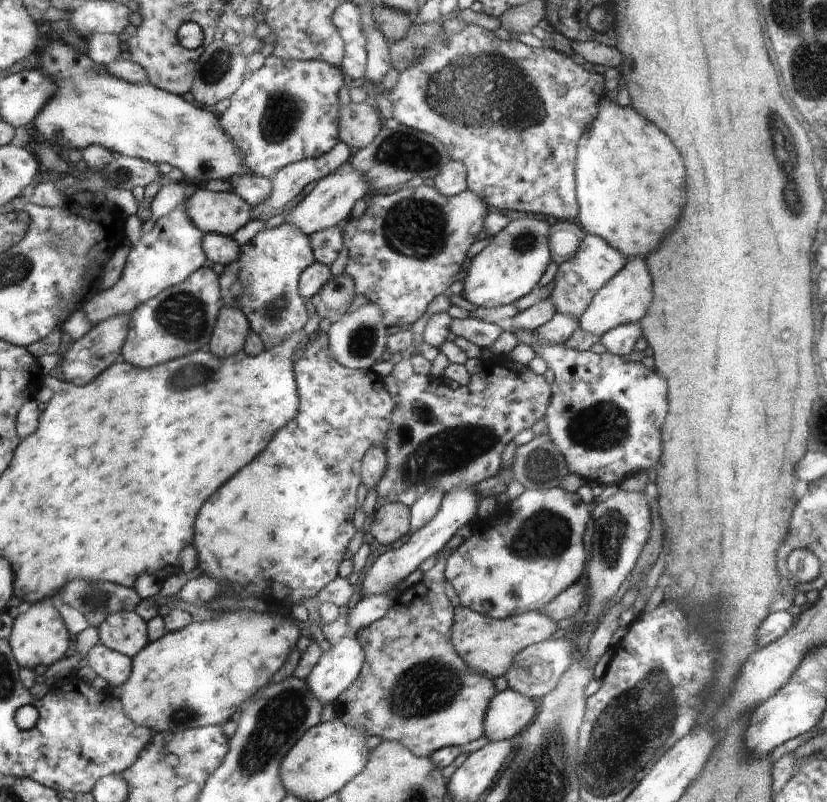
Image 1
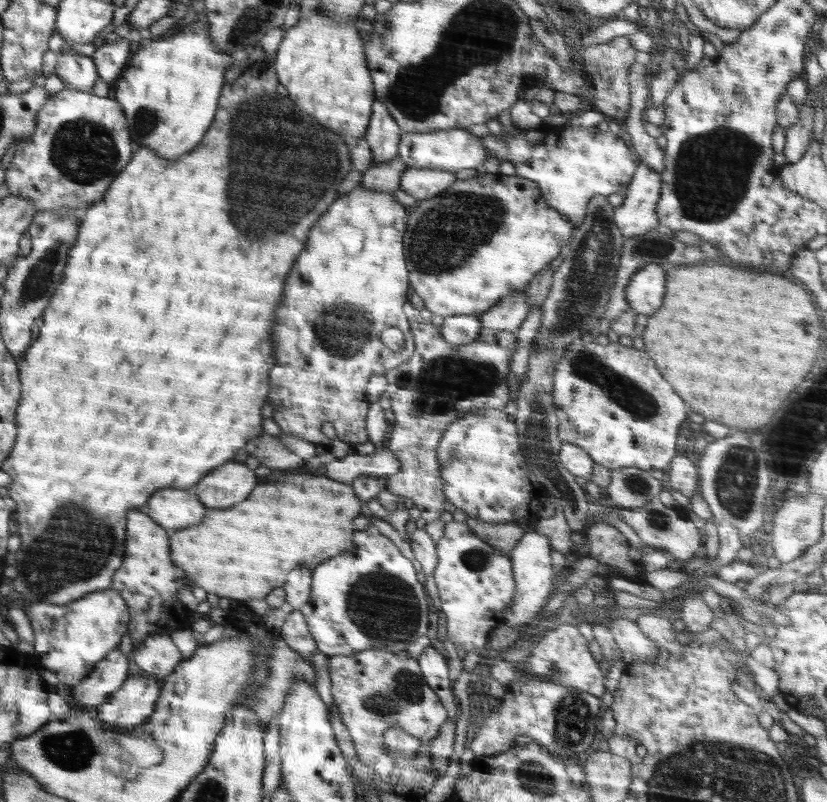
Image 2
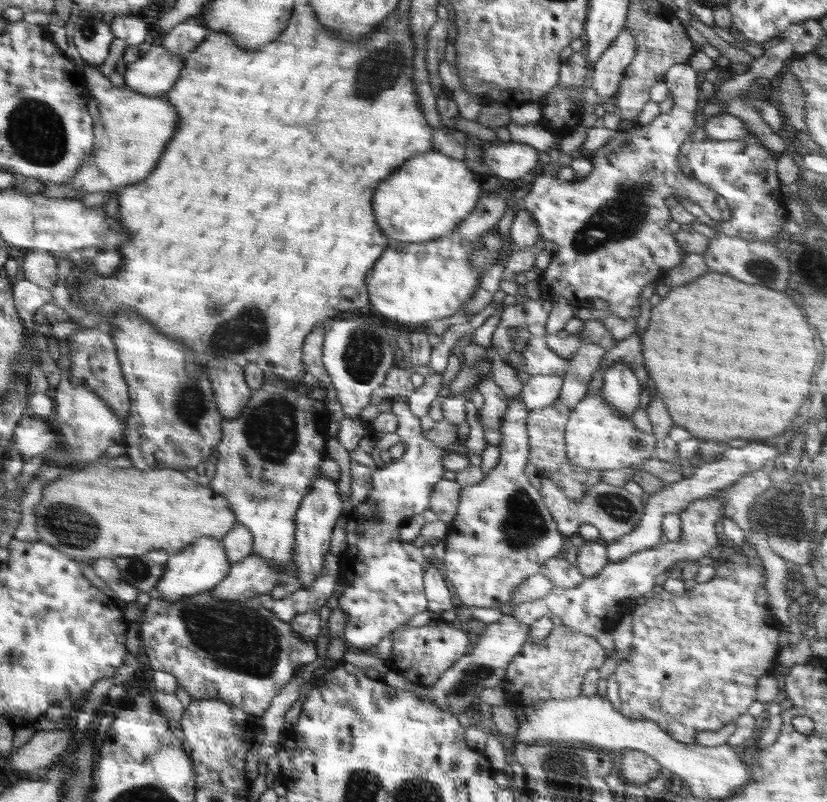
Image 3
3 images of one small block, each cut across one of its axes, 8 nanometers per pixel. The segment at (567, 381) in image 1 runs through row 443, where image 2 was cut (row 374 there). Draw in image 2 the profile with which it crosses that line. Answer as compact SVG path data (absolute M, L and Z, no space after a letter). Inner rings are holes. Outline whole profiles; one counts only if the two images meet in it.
M576 339L574 343L570 343L566 347L566 351L562 353L562 357L558 359L558 363L553 374L553 391L554 408L558 421L558 436L562 442L578 445L582 450L590 454L590 458L595 464L605 466L609 469L617 469L622 467L636 467L643 471L664 470L668 469L670 462L677 455L676 440L678 440L678 430L682 426L682 422L686 420L686 404L680 396L676 396L674 390L670 390L670 384L662 378L662 374L658 372L658 368L654 368L654 360L644 352L645 349L636 349L632 345L630 347L623 346L619 342L612 342L606 345L595 343L583 343L581 339Z

